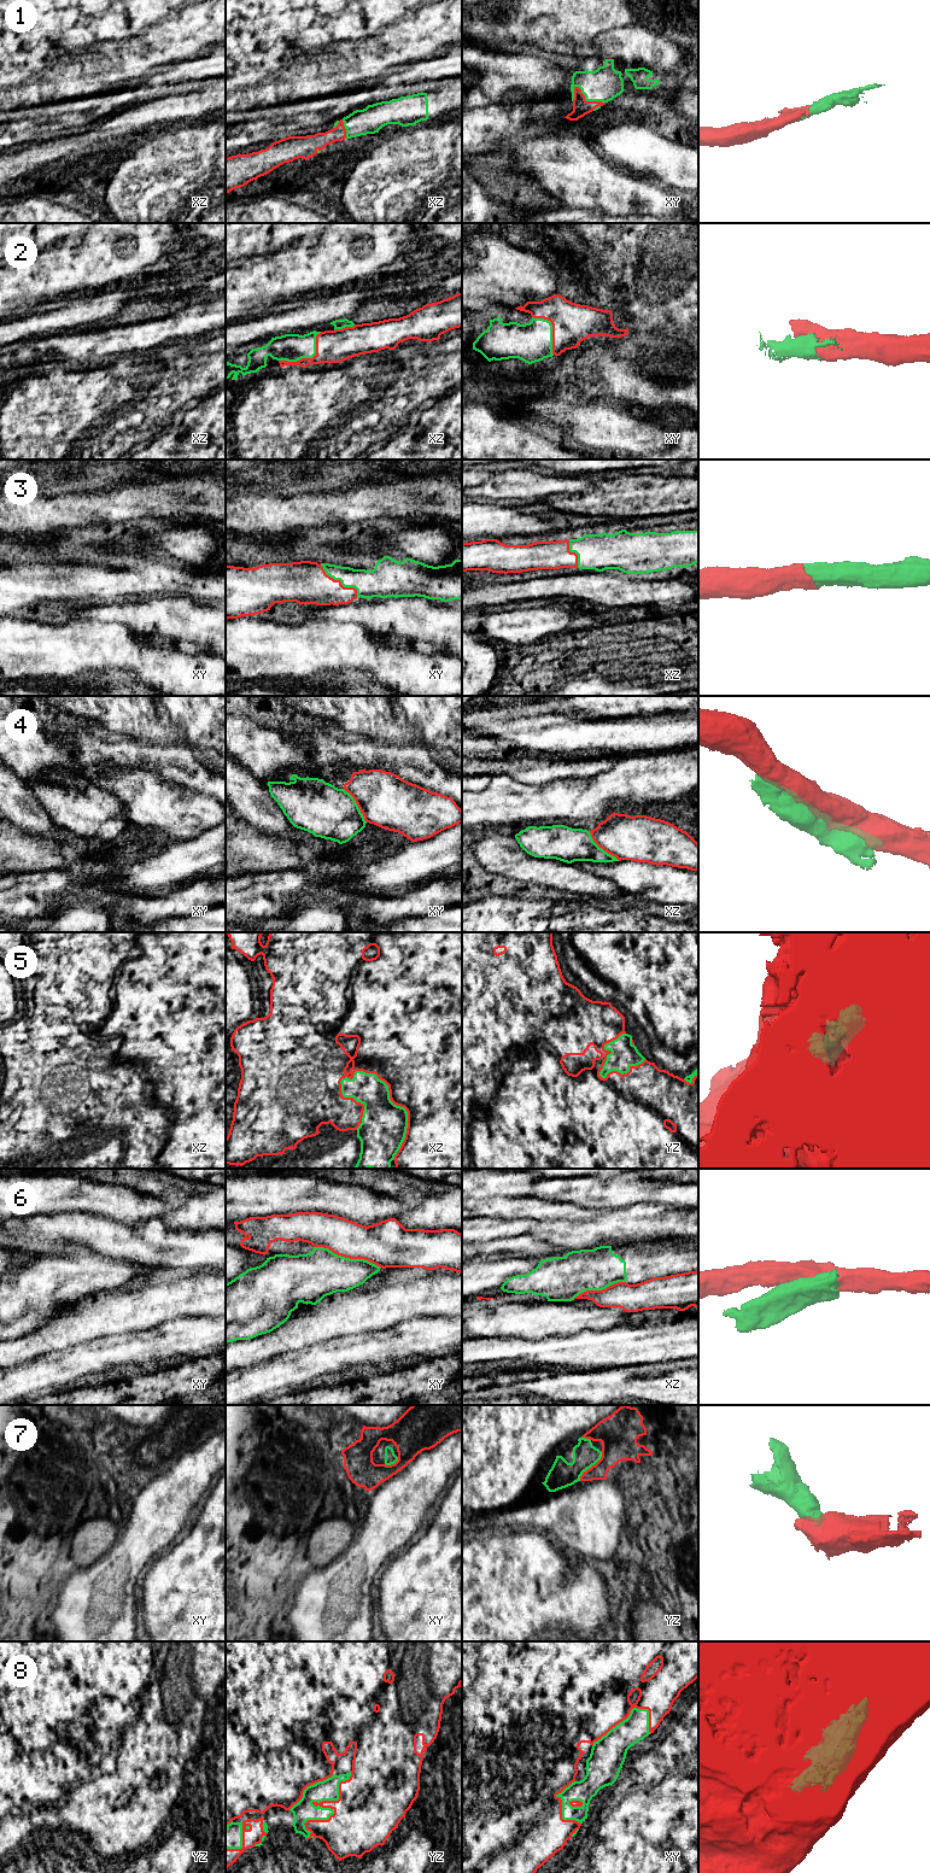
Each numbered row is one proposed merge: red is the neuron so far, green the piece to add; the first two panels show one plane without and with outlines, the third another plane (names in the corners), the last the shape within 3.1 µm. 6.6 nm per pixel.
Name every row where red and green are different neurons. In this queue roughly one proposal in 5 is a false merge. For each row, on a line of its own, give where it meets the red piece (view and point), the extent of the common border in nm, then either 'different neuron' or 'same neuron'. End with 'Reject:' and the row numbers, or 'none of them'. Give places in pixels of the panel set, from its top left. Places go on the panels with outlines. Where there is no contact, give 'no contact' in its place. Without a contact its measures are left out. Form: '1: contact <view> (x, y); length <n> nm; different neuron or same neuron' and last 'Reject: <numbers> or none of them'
1: contact xy (585, 100); length 240 nm; same neuron
2: contact xz (308, 358); length 340 nm; same neuron
3: contact xy (340, 581); length 340 nm; same neuron
4: contact xz (602, 848); length 280 nm; different neuron
5: contact xz (401, 1106); length 650 nm; same neuron
6: contact xy (347, 1257); length 480 nm; different neuron
7: contact yz (592, 1465); length 240 nm; same neuron
8: contact yz (323, 1807); length 550 nm; same neuron
Reject: 4, 6

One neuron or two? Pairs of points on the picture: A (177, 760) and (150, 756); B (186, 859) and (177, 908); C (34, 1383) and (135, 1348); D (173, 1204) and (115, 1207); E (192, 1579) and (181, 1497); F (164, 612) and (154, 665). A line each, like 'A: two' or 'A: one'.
A: one
B: two
C: one
D: one
E: two
F: two

